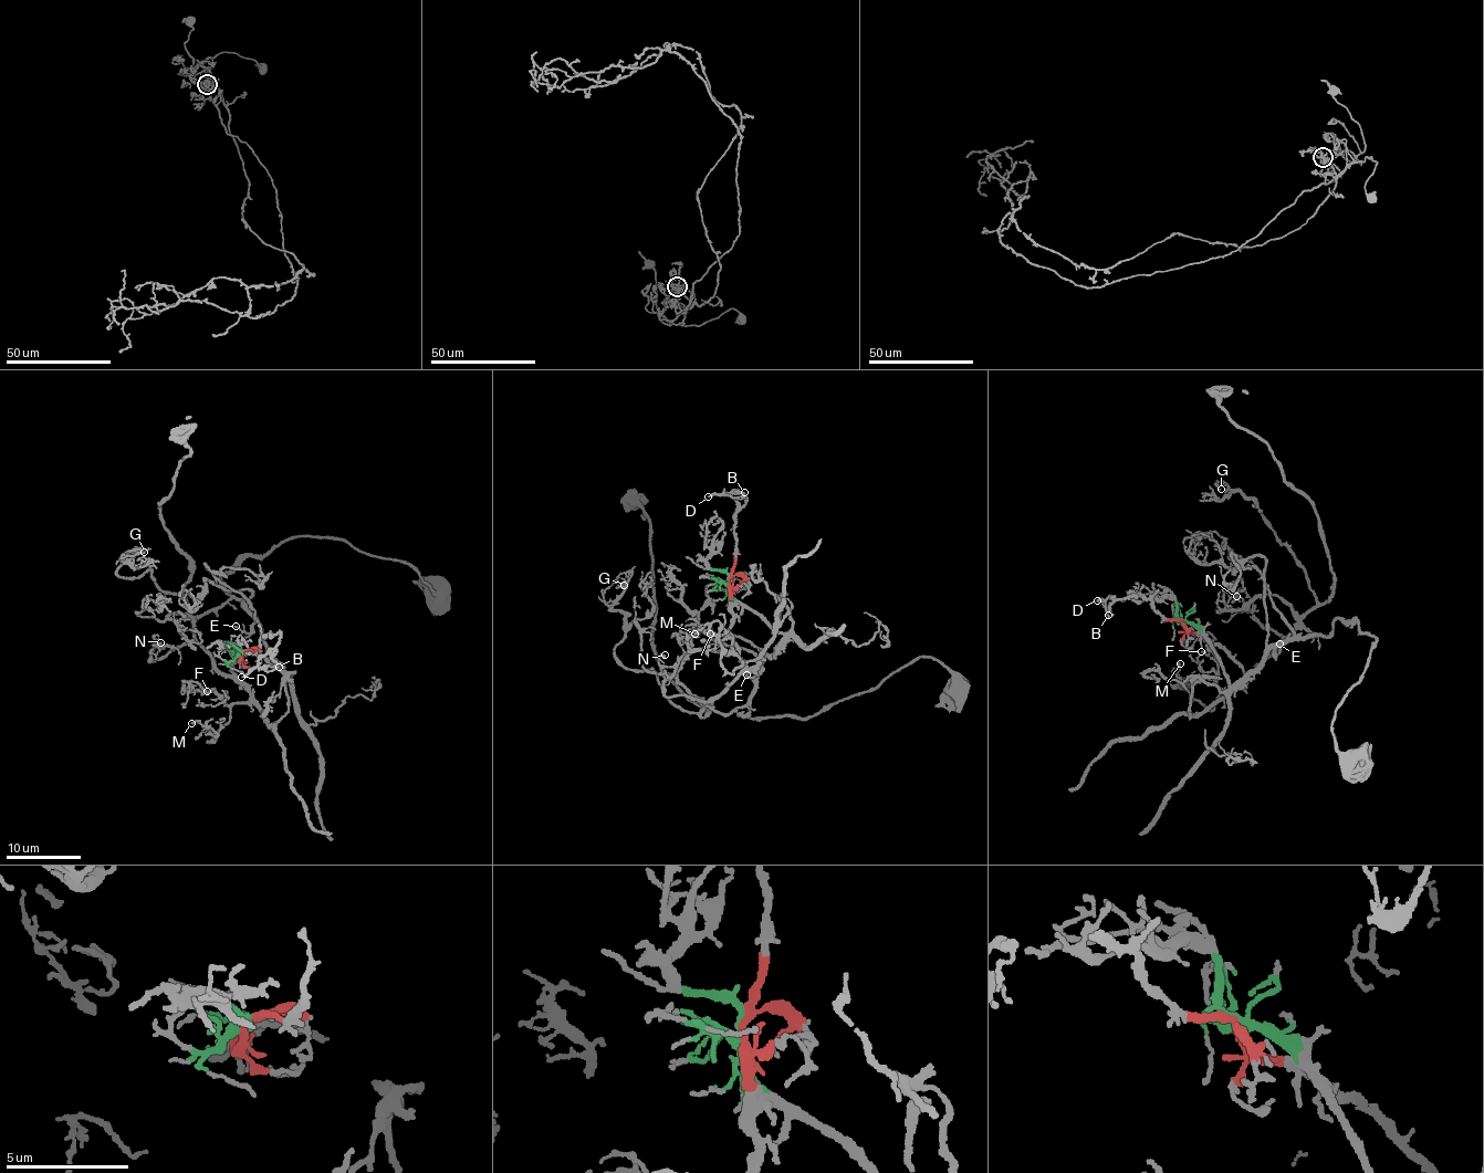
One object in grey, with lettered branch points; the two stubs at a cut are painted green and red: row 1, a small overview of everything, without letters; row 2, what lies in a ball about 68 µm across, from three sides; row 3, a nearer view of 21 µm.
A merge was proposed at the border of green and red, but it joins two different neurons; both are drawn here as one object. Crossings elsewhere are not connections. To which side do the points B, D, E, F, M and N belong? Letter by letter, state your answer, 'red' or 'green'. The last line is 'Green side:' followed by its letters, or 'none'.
B: red
D: red
E: green
F: red
M: red
N: red
Green side: E

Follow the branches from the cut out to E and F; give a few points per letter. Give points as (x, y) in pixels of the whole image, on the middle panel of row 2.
E: (729, 578), (730, 590), (739, 600), (784, 636), (784, 645), (766, 657), (760, 671), (754, 676), (745, 674)
F: (729, 578), (731, 638), (750, 668), (758, 663), (760, 657), (752, 661), (741, 660), (708, 643), (710, 632)

